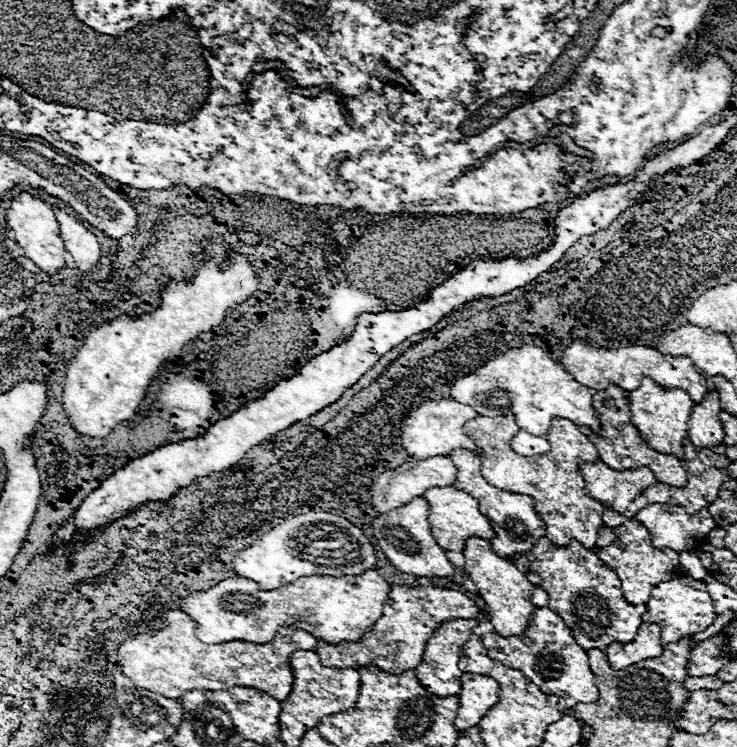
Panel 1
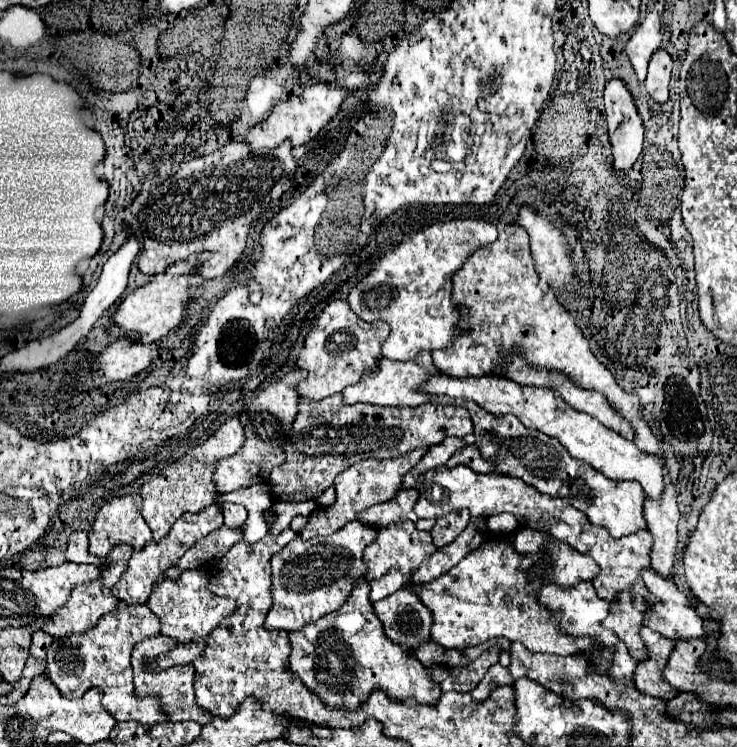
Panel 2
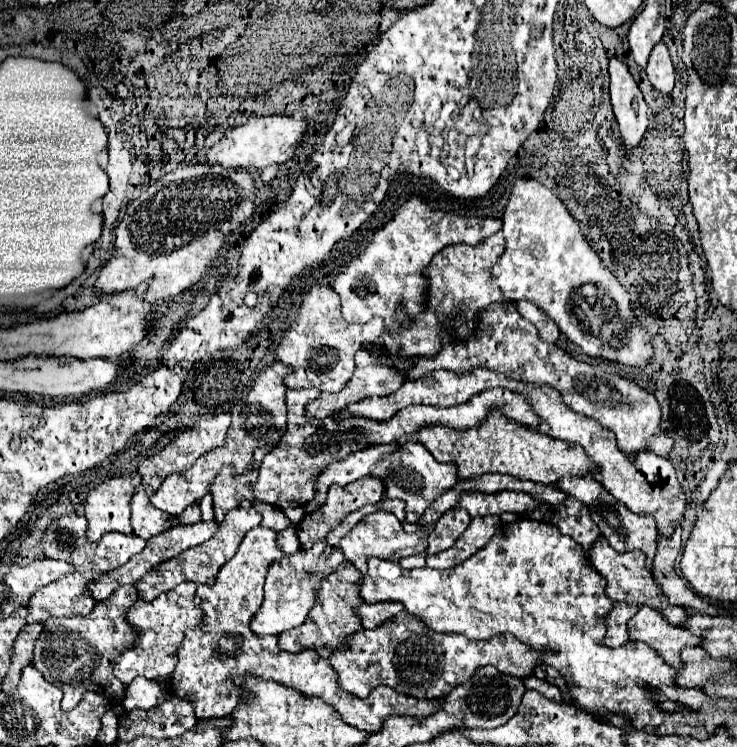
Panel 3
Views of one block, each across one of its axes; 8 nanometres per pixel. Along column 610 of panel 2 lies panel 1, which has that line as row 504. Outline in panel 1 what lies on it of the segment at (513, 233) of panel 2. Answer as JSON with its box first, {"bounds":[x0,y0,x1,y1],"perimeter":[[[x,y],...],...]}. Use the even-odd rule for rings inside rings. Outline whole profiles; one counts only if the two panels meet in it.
{"bounds":[372,456,456,512],"perimeter":[[[436,456],[436,458],[426,458],[426,460],[408,460],[402,466],[388,470],[380,474],[374,484],[372,484],[372,504],[378,512],[390,512],[398,506],[404,506],[416,496],[422,496],[428,488],[442,488],[442,486],[454,486],[456,480],[456,466],[448,456]]]}

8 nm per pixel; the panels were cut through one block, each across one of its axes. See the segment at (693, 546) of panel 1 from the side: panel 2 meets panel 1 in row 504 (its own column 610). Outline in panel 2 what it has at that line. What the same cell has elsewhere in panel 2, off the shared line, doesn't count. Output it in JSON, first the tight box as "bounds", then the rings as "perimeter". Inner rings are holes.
{"bounds":[414,536,612,672],"perimeter":[[[548,536],[536,556],[518,554],[510,540],[492,540],[472,550],[458,566],[448,570],[428,584],[418,584],[414,592],[420,602],[432,612],[432,638],[446,648],[466,648],[488,642],[490,638],[504,636],[510,642],[522,642],[530,652],[550,652],[576,656],[586,654],[590,672],[610,672],[612,648],[606,648],[590,636],[572,638],[560,628],[560,614],[544,608],[538,600],[540,588],[548,582],[562,588],[576,586],[578,582],[592,582],[600,574],[600,568],[590,556],[576,552],[572,546]],[[548,562],[550,568],[542,574],[530,574],[538,564]]]}

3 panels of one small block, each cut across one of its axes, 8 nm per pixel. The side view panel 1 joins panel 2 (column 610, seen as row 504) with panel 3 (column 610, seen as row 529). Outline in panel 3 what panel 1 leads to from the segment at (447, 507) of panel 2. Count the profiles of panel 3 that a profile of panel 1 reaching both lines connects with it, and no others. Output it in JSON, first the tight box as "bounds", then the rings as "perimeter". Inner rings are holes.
{"bounds":[590,536,670,612],"perimeter":[[[600,536],[600,540],[596,540],[590,548],[590,562],[592,566],[606,578],[606,596],[612,602],[626,602],[626,604],[648,604],[650,608],[656,608],[658,612],[668,608],[670,602],[668,598],[660,592],[660,586],[656,584],[652,572],[646,568],[646,556],[640,550],[632,550],[632,552],[616,552],[614,548],[610,548],[610,544]]]}

